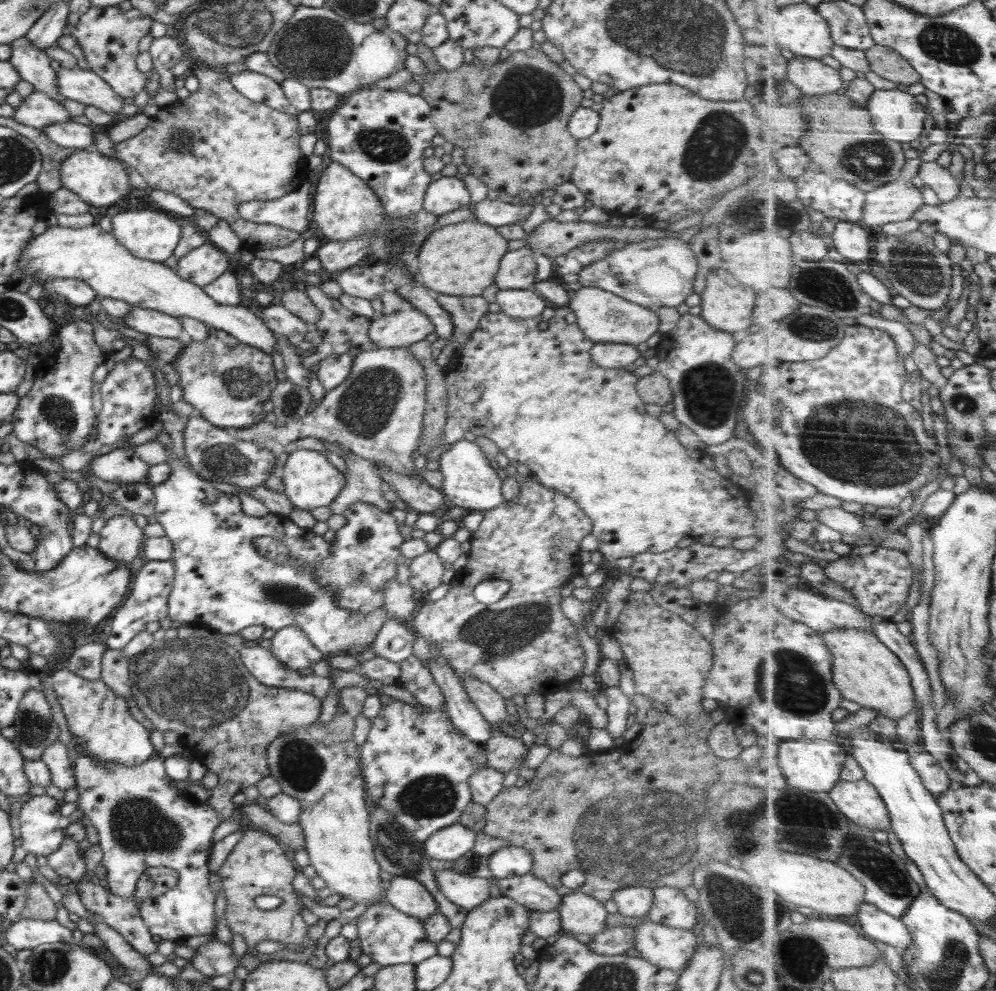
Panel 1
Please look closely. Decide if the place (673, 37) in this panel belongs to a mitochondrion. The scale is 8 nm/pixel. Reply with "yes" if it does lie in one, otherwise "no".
yes

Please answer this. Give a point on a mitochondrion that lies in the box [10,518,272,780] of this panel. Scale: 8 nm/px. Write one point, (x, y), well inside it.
(197, 685)

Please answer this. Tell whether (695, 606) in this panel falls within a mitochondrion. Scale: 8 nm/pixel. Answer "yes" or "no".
no

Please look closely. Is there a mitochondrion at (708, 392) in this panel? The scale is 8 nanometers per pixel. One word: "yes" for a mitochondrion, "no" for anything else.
yes

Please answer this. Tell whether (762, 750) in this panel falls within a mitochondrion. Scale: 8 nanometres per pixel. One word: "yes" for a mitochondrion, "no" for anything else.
no

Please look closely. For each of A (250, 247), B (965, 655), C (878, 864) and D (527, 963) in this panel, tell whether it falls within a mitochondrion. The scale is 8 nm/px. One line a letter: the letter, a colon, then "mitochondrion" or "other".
A: other
B: other
C: mitochondrion
D: other

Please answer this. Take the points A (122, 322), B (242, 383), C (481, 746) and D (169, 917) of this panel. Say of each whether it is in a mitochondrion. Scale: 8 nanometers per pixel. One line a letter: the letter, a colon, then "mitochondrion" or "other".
A: other
B: mitochondrion
C: other
D: other

